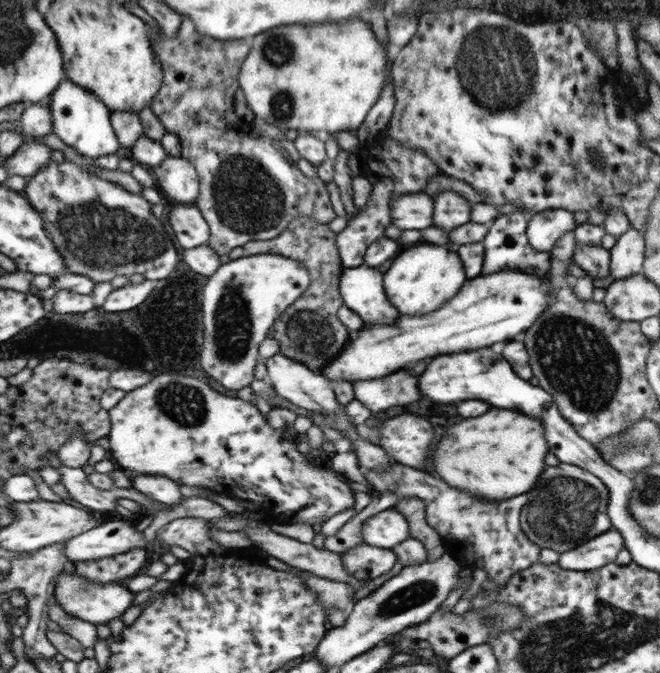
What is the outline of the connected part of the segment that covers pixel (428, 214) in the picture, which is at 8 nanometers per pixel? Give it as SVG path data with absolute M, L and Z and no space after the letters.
M426 193L405 194L389 202L392 222L402 230L424 230L432 226L434 197Z

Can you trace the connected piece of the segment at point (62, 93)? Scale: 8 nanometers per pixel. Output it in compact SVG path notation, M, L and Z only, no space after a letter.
M66 76L66 80L52 96L54 133L67 145L91 159L116 154L124 146L113 123L113 111L98 95L78 86L69 77Z

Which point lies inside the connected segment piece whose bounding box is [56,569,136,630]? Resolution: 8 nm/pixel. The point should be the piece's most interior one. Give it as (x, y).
(99, 603)

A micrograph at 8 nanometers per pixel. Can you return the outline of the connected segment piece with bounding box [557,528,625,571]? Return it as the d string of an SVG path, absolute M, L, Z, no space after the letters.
M614 528L559 553L558 565L565 570L592 571L614 563L618 553L625 547L624 537Z

